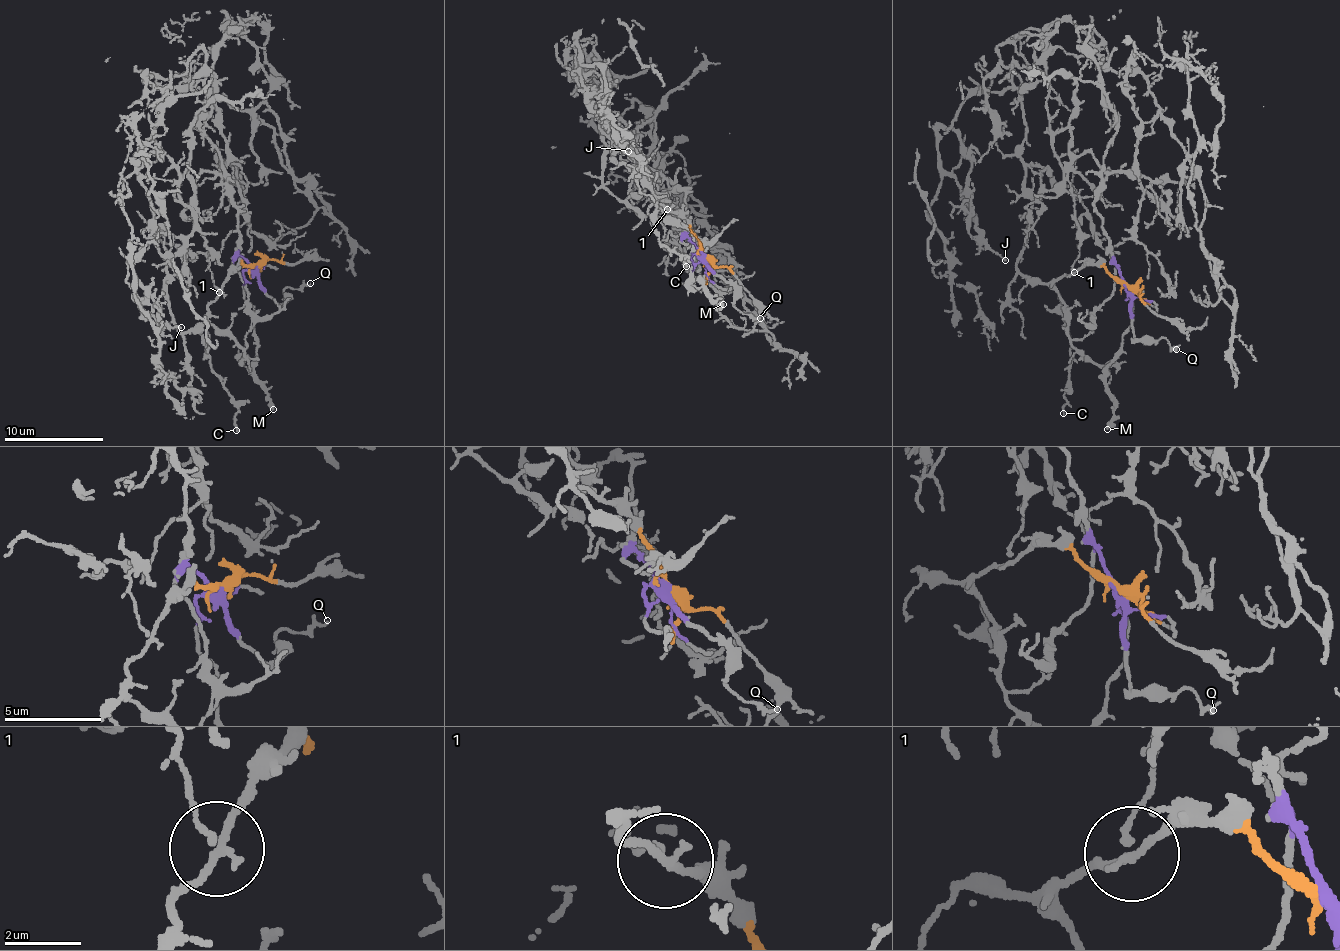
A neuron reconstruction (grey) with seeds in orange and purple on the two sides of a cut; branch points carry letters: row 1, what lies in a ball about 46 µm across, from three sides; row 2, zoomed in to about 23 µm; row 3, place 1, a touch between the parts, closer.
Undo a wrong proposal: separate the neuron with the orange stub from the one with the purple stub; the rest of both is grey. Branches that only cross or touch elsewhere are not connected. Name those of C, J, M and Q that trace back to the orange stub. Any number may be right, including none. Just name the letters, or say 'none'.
C, J

